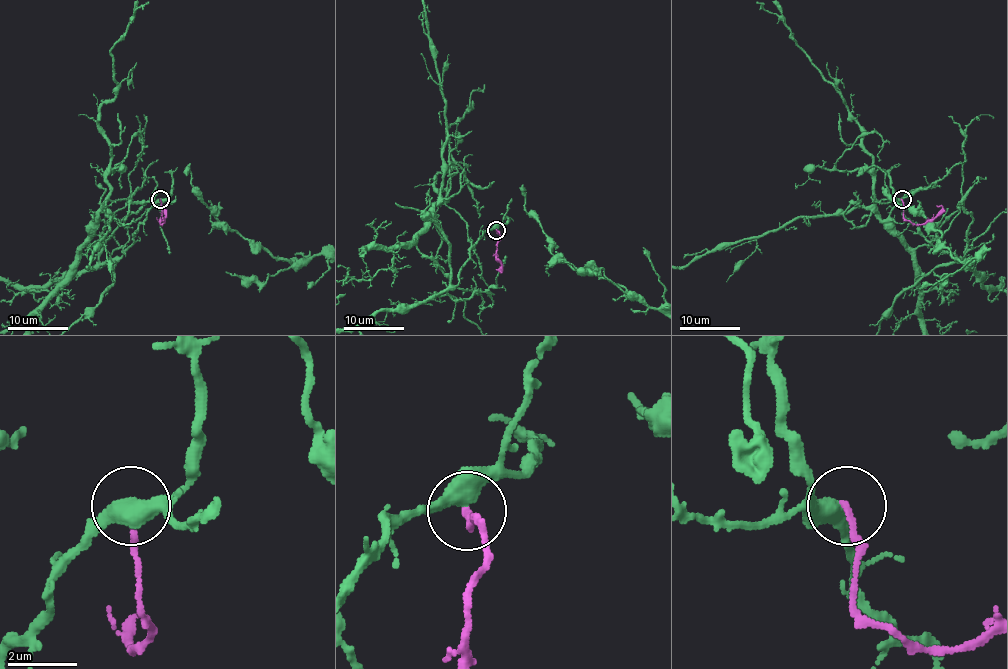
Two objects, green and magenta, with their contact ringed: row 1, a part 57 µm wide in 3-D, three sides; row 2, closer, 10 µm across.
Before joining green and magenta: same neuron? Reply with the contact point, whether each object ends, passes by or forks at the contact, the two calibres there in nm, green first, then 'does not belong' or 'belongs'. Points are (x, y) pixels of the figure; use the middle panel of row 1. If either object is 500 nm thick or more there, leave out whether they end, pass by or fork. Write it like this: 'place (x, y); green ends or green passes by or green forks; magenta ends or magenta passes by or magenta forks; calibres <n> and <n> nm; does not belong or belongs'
place (496, 230); green passes by; magenta ends; calibres 440 and 190 nm; does not belong

